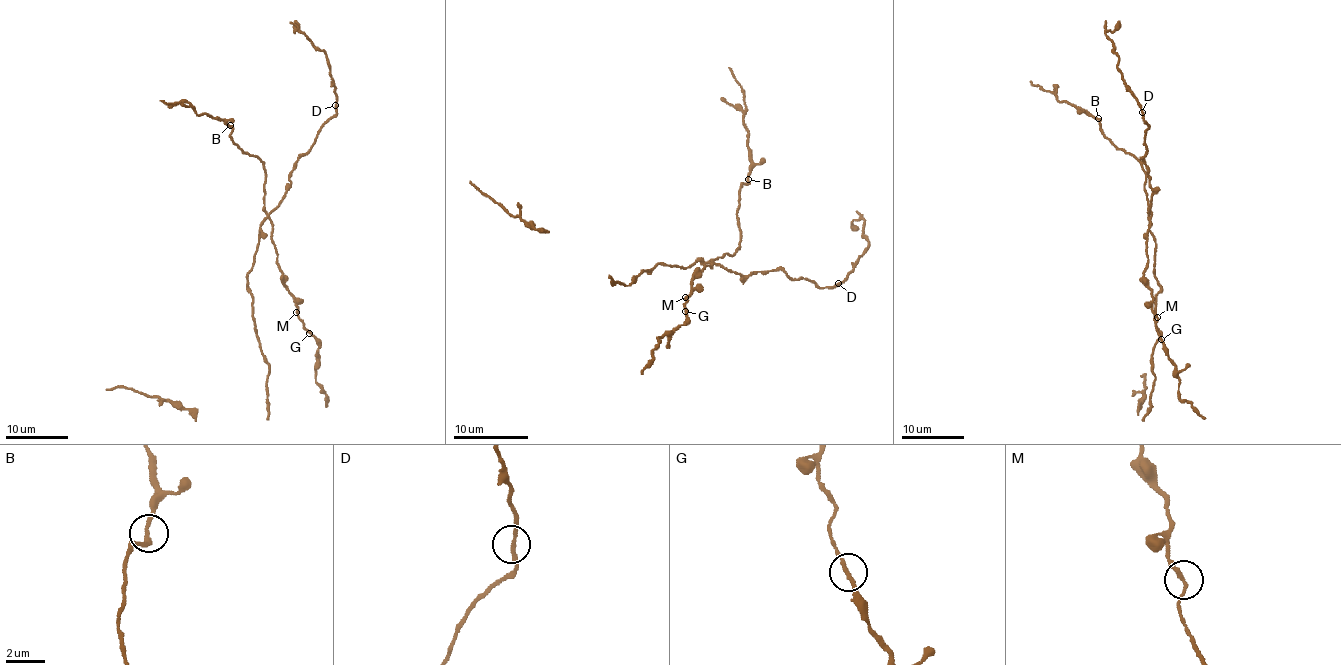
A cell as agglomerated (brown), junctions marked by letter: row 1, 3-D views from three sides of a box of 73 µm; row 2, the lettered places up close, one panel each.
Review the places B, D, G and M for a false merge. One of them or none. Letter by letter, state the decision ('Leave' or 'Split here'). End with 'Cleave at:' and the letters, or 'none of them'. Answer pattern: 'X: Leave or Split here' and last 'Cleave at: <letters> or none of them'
B: Leave
D: Leave
G: Leave
M: Leave
Cleave at: none of them

